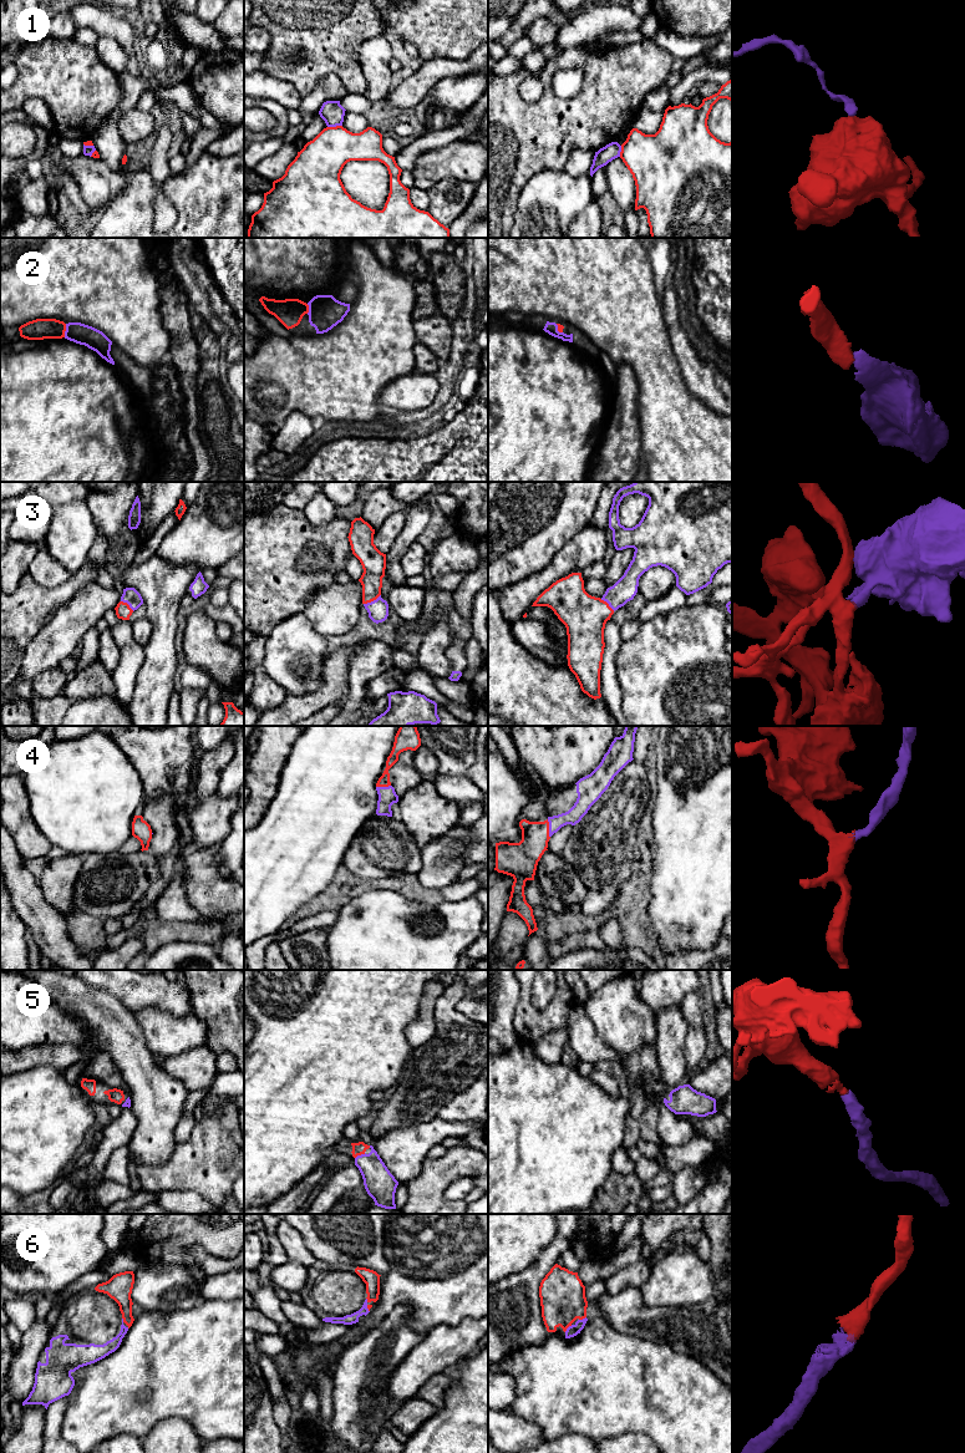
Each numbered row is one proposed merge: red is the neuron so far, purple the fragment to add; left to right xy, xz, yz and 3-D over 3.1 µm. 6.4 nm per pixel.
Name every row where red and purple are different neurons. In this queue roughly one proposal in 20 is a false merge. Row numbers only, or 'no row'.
1

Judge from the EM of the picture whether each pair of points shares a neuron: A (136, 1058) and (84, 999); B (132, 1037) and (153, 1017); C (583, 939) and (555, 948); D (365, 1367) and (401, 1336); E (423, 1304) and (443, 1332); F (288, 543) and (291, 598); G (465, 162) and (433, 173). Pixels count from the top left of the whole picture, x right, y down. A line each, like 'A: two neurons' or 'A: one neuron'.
A: one neuron
B: two neurons
C: one neuron
D: one neuron
E: two neurons
F: one neuron
G: one neuron

